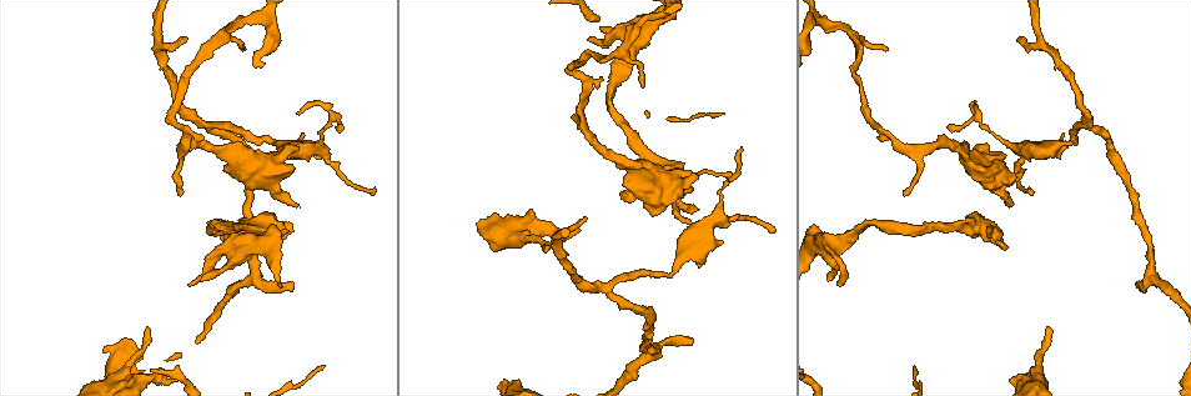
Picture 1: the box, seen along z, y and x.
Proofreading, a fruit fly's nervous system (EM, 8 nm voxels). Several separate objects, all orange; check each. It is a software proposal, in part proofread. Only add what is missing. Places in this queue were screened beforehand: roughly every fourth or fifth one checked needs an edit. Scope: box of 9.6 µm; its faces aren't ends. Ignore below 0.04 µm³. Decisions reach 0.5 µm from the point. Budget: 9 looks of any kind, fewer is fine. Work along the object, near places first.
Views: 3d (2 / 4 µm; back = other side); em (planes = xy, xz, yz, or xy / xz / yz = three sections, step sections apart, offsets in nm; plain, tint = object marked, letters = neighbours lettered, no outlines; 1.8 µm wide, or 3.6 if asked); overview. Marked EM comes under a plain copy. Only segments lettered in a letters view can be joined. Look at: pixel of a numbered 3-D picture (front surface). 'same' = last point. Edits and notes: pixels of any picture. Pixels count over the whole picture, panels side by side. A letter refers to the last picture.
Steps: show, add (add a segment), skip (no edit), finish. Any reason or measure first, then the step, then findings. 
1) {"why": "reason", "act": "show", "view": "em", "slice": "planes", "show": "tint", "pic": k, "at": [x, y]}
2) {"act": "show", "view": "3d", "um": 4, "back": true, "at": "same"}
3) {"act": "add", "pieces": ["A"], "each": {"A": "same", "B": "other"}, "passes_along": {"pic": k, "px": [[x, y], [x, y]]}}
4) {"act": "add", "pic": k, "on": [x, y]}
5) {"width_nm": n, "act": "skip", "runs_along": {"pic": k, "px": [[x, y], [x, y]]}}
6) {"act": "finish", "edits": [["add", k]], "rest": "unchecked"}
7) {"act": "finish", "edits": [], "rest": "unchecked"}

{"why": "branch stops here", "act": "show", "view": "em", "slice": "xy", "step": 16, "show": "letters", "pic": 1, "at": [689, 344]}

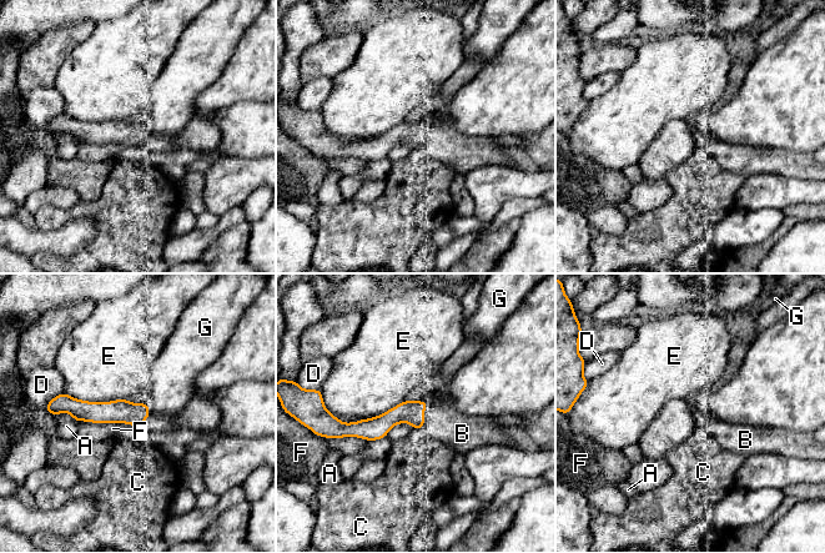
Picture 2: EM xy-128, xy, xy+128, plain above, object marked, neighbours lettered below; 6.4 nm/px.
{"act": "add", "pieces": ["B"], "each": {"A": "other", "B": "same", "C": "other", "D": "other", "E": "other", "F": "other", "G": "other"}, "found": "it goes on there"}

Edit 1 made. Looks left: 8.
{"act": "show", "view": "em", "slice": "xz", "step": 16, "show": "letters", "pic": 1, "at": [602, 28]}

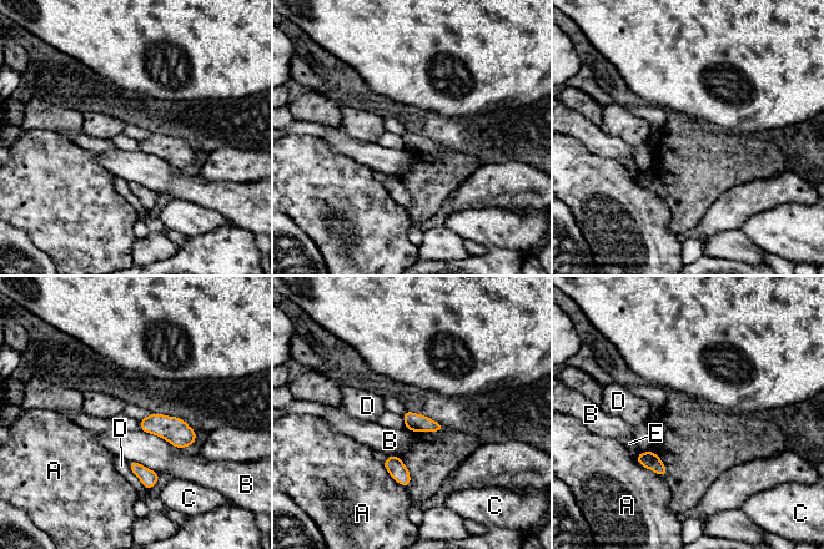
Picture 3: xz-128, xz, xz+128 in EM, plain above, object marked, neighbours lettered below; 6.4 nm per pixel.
{"act": "skip", "each": {"A": "other", "B": "other", "C": "other", "D": "other", "E": "other"}, "border": {"pic": 3, "px": [[141, 429], [160, 436], [181, 449]]}, "found": "none of them fits"}

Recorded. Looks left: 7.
{"why": "abrupt turn", "act": "show", "view": "3d", "um": 4, "pic": 1, "at": [208, 125]}

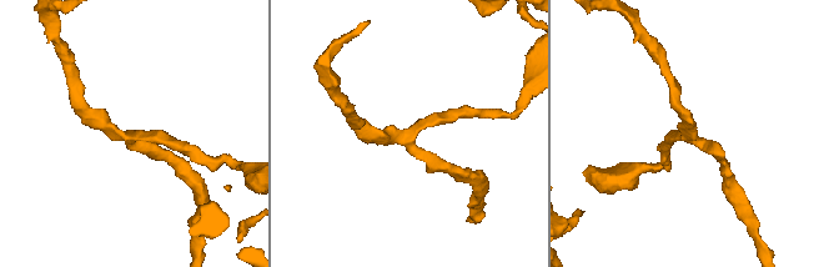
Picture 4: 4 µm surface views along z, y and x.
{"arms": 3, "arm_widths_nm": [170, 170, 200], "why": "now the EM", "act": "show", "view": "em", "slice": "planes", "show": "tint", "pic": 4, "at": [132, 136]}

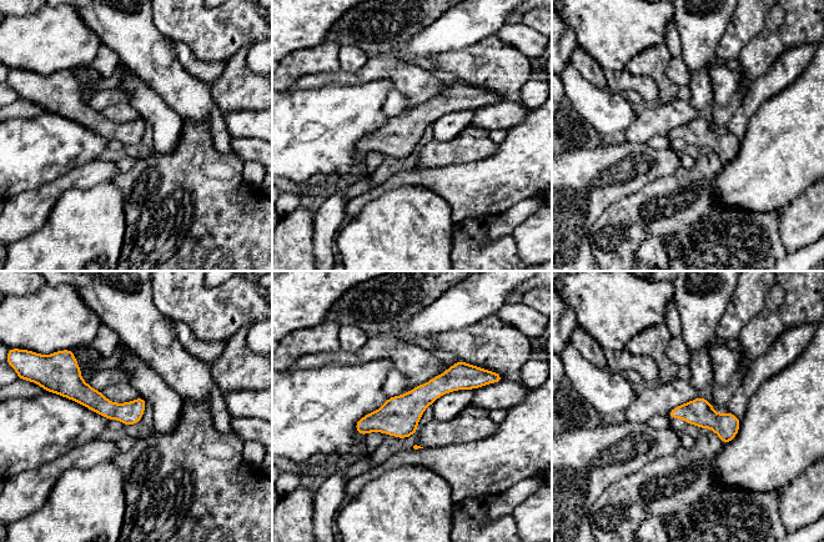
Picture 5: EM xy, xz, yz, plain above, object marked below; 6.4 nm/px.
{"why": "what lies round it", "act": "show", "view": "em", "slice": "planes", "show": "letters", "at": "same"}

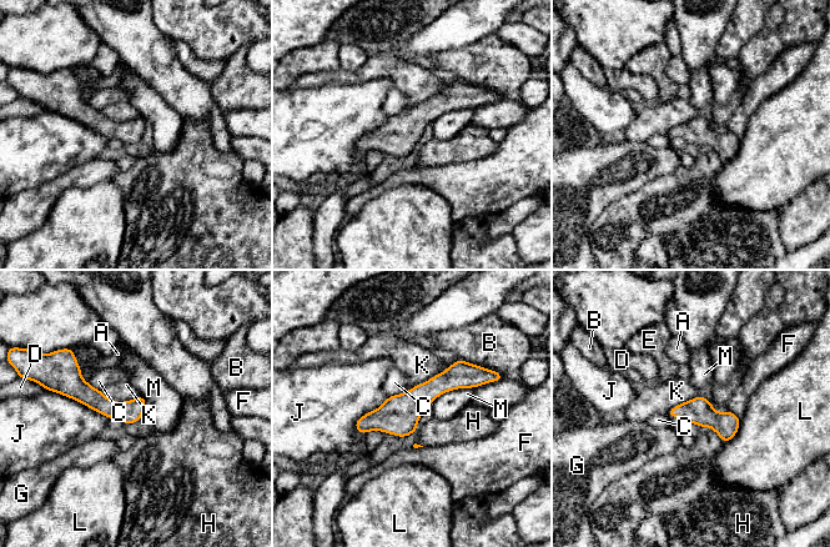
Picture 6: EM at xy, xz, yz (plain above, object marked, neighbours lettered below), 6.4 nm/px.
{"act": "skip", "each": {"A": "other", "B": "other", "C": "other", "D": "other", "E": "other", "F": "other", "G": "other", "H": "other", "J": "other", "K": "other", "L": "other", "M": "other"}, "border": {"pic": 6, "px": [[459, 359], [441, 372], [402, 394]]}, "found": "no lettered segment goes on from it"}

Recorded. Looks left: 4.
{"act": "finish", "edits": [["add", 2]], "rest": "unchecked"}

